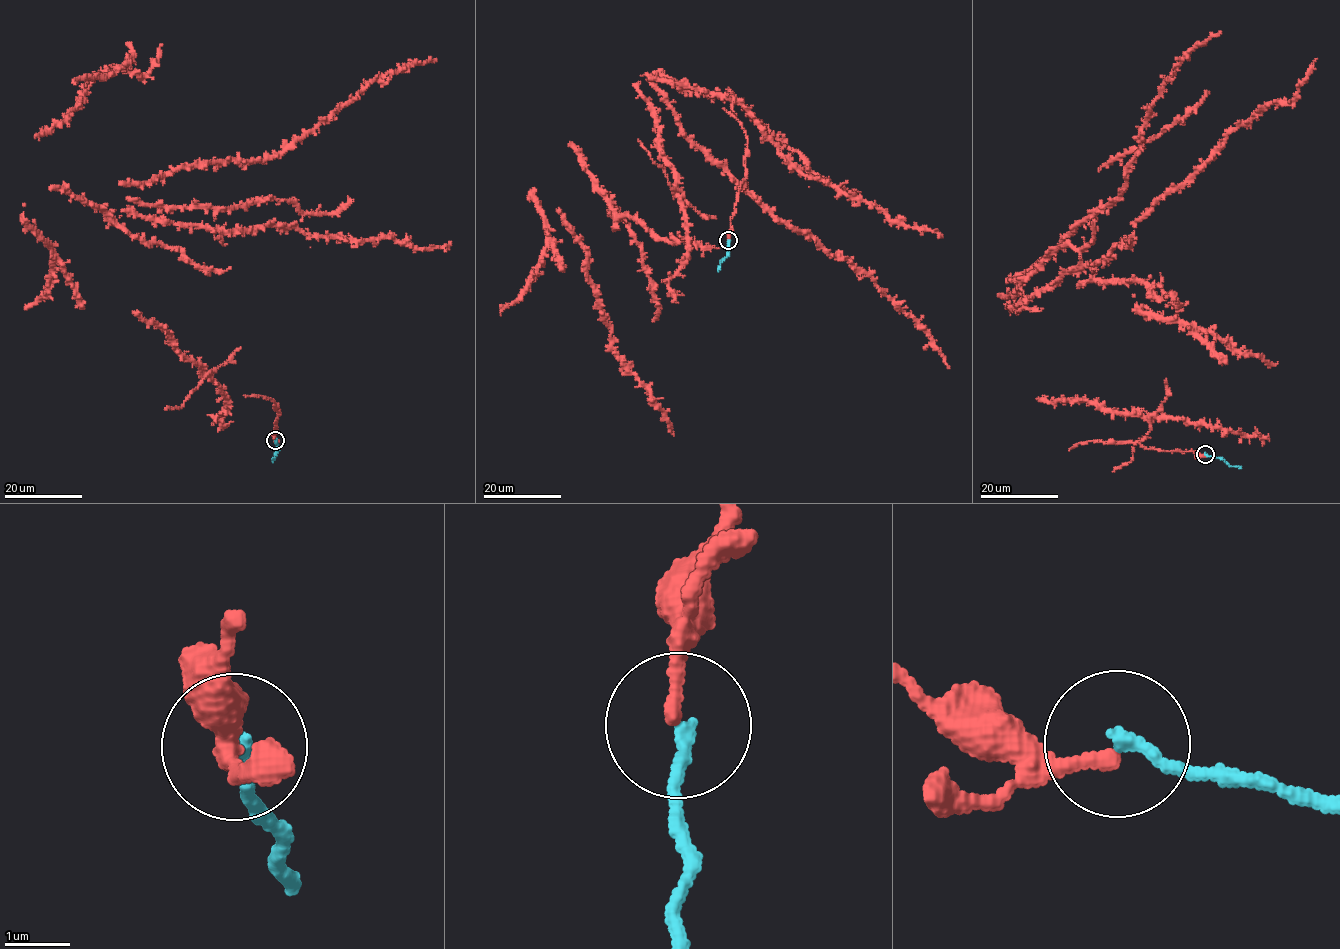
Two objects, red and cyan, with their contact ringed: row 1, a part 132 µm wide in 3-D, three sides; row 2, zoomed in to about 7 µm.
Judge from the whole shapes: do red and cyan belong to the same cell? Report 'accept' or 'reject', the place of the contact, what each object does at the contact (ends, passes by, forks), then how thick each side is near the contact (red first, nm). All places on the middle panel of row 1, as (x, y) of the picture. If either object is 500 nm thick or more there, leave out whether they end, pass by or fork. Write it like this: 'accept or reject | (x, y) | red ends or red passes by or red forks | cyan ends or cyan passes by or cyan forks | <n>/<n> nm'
accept | (728, 240) | red ends | cyan ends | 240/200 nm

